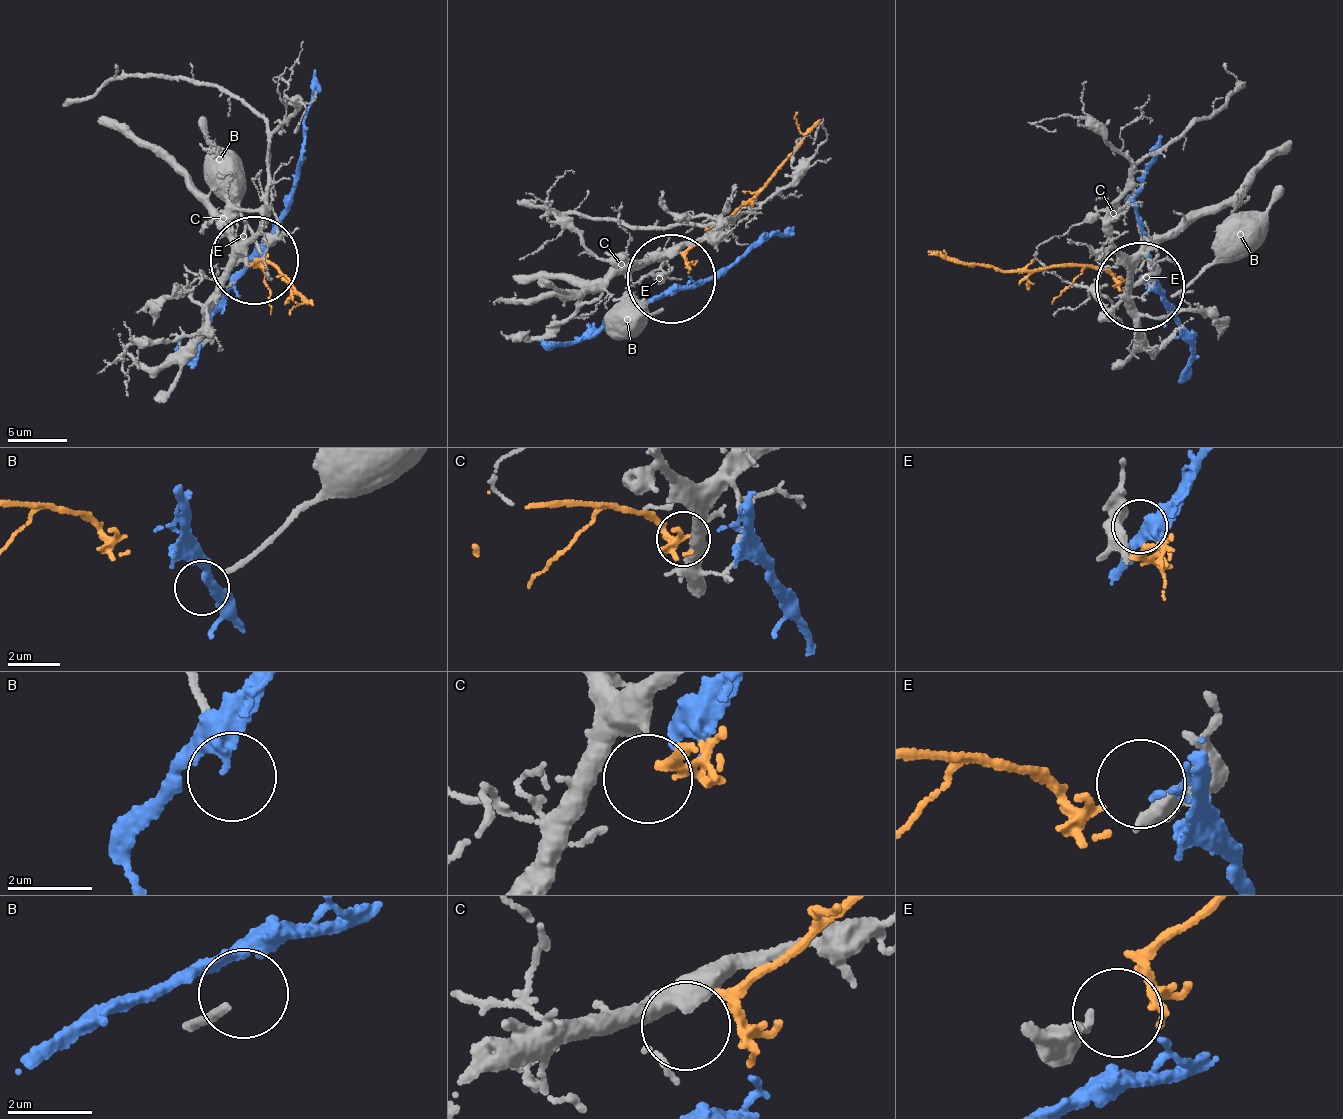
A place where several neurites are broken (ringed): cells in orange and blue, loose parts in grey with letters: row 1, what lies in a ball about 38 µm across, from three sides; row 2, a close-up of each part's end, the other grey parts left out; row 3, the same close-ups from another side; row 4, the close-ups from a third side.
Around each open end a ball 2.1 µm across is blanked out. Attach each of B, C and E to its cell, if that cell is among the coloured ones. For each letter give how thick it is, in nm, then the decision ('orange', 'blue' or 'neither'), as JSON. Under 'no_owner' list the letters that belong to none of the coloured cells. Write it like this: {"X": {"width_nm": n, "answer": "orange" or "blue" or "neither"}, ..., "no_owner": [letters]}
{"B": {"width_nm": 200, "answer": "neither"}, "C": {"width_nm": 400, "answer": "neither"}, "E": {"width_nm": 440, "answer": "orange"}, "no_owner": ["B", "C"]}

